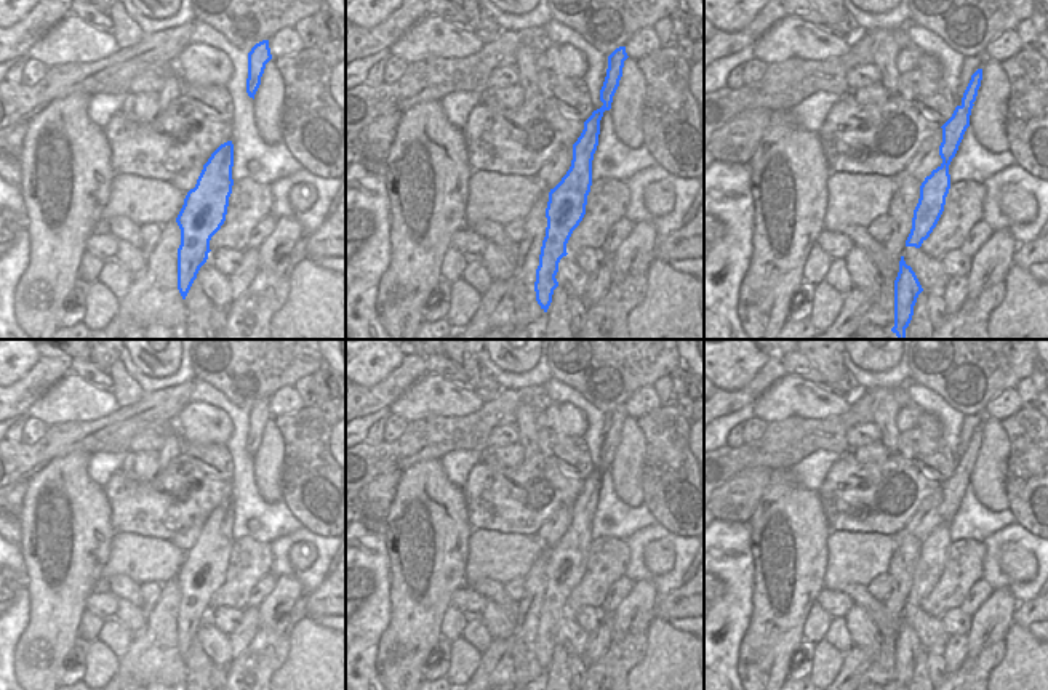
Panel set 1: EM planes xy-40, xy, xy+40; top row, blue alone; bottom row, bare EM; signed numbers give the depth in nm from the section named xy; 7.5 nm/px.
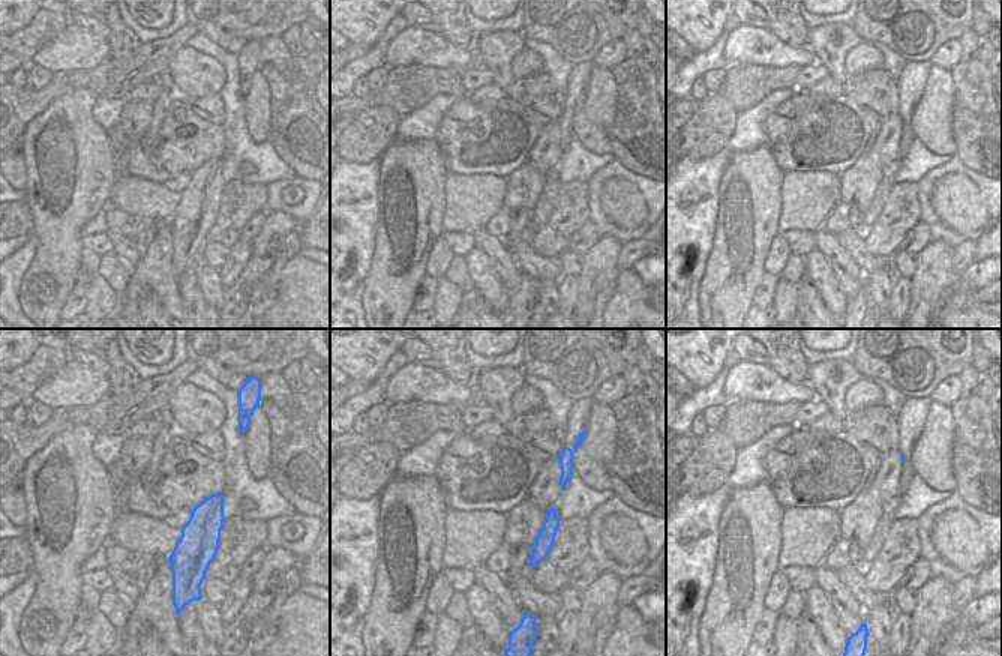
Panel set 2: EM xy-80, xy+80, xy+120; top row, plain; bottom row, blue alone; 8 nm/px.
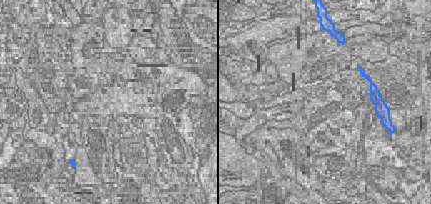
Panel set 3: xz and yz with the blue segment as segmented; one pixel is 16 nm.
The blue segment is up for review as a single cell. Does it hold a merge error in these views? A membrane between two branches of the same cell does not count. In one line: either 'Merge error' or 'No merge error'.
No merge error

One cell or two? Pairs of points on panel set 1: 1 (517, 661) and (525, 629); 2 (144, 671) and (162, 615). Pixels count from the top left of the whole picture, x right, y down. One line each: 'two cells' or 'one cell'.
1: one cell
2: one cell

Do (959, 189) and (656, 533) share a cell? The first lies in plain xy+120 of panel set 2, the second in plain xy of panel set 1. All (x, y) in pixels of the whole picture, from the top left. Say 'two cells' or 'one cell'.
two cells

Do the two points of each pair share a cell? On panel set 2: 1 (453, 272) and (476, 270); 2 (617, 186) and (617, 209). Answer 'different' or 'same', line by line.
1: different
2: same

